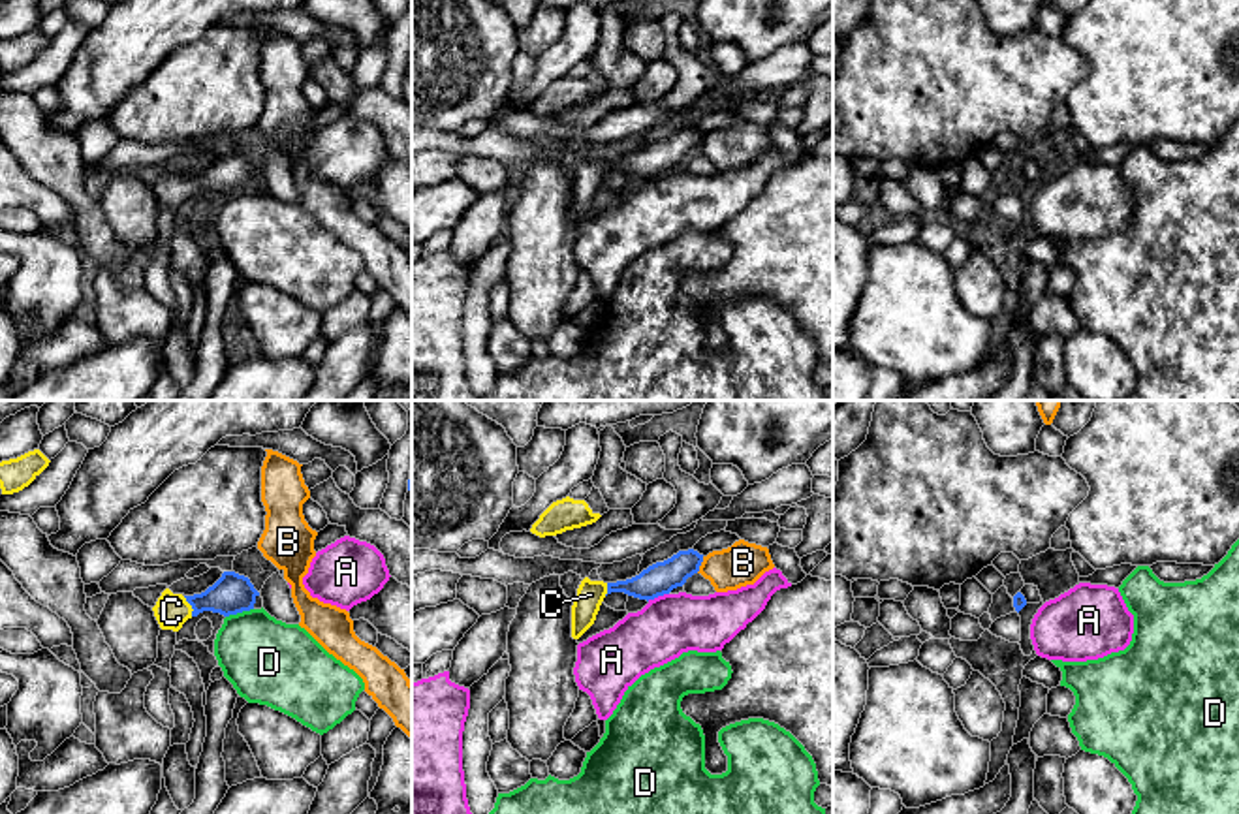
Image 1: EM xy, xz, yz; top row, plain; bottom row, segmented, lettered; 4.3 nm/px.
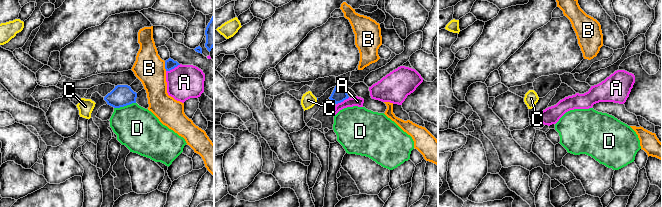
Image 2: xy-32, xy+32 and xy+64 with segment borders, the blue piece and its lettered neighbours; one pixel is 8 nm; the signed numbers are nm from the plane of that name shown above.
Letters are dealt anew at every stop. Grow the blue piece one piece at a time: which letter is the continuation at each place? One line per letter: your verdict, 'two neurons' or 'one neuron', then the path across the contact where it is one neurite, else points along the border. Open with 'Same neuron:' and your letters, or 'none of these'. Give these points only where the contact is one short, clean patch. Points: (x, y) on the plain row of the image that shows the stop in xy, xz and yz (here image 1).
Same neuron: C
A: two neurons
B: two neurons | along xz (704, 136), (696, 151)
C: one neuron | across xy (232, 172), (190, 183), (172, 190)
D: two neurons | along xy (252, 187), (226, 196)

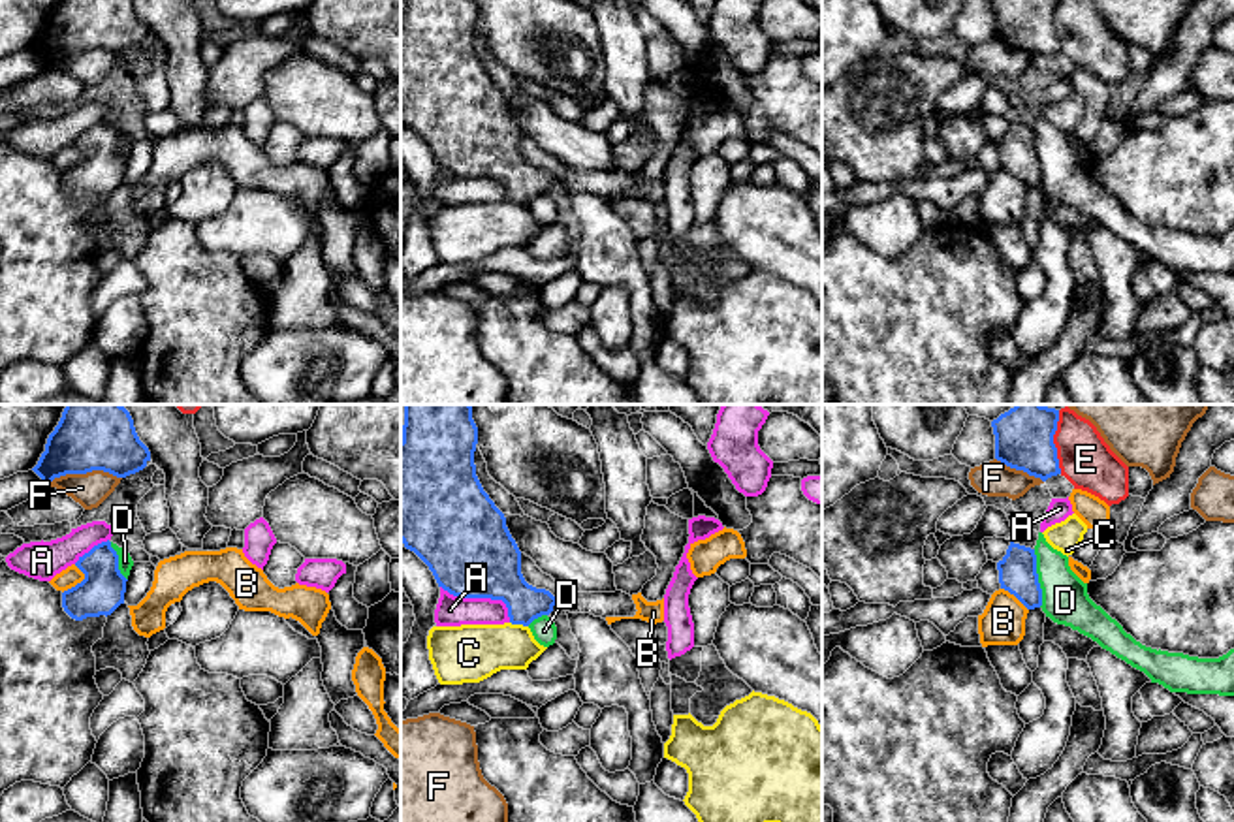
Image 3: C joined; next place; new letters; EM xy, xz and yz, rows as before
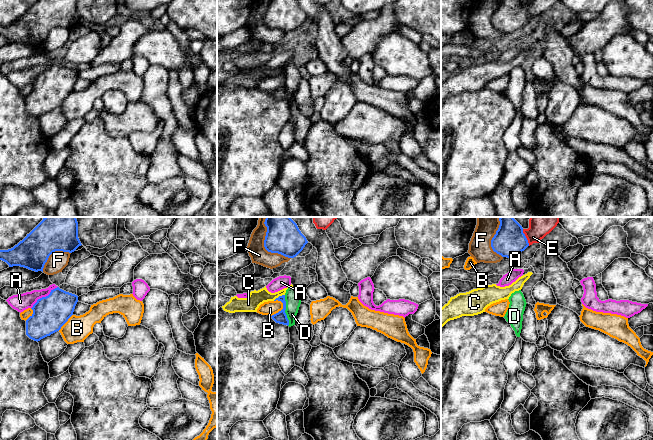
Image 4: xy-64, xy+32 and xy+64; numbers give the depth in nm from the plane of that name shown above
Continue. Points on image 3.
Same neuron: none of these
A: two neurons
B: two neurons
C: two neurons | along xz (510, 200), (527, 205)
D: two neurons | along yz (1033, 128), (1041, 185)
E: two neurons | along yz (1056, 0), (1054, 25), (1061, 51)
F: two neurons

